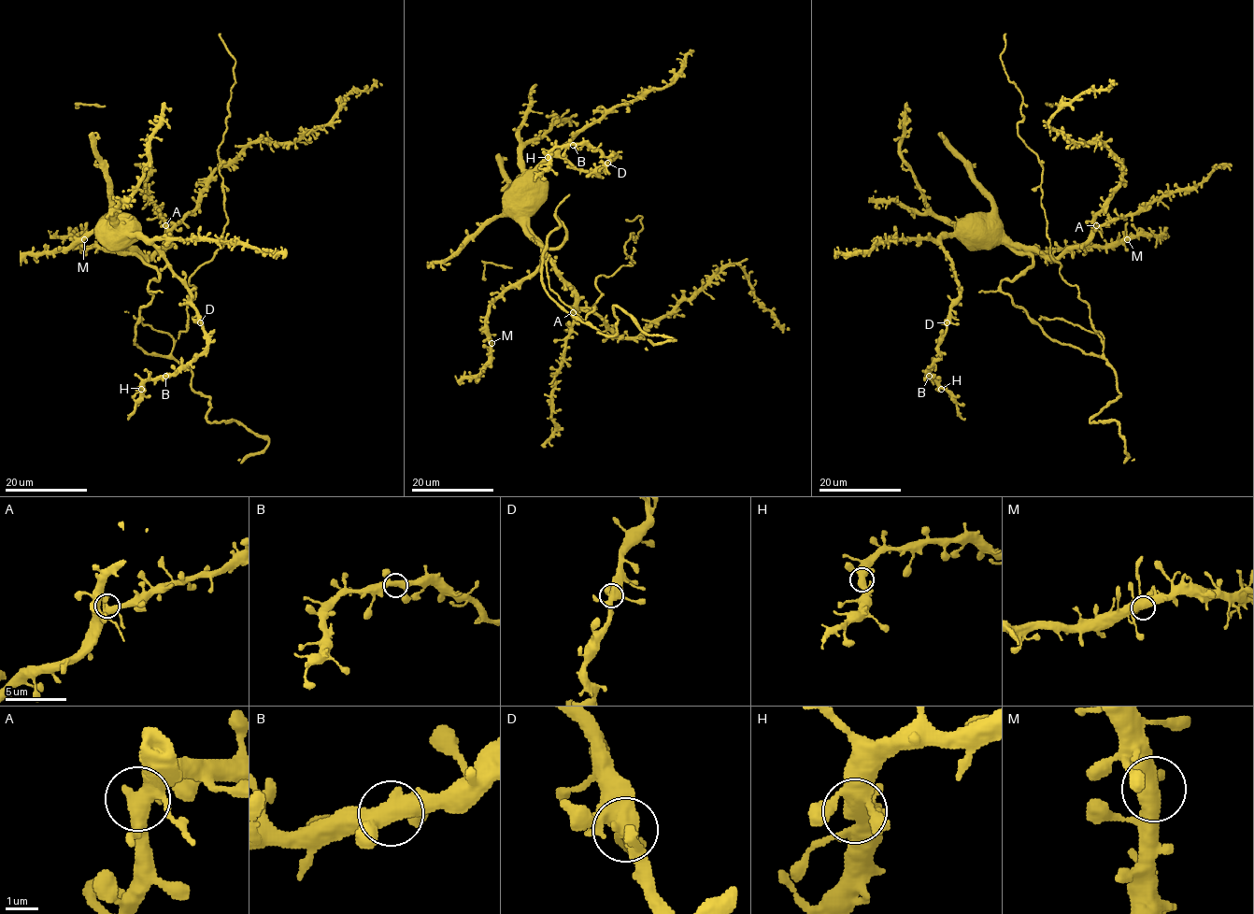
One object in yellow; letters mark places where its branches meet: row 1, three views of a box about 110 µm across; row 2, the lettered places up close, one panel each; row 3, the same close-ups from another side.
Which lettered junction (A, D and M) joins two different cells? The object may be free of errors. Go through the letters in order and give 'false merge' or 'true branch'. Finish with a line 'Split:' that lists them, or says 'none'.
A: true branch
D: true branch
M: true branch
Split: none

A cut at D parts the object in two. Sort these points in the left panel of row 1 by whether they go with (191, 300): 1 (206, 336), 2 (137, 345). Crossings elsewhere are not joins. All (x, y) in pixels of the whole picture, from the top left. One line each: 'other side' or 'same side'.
1: other side
2: same side

